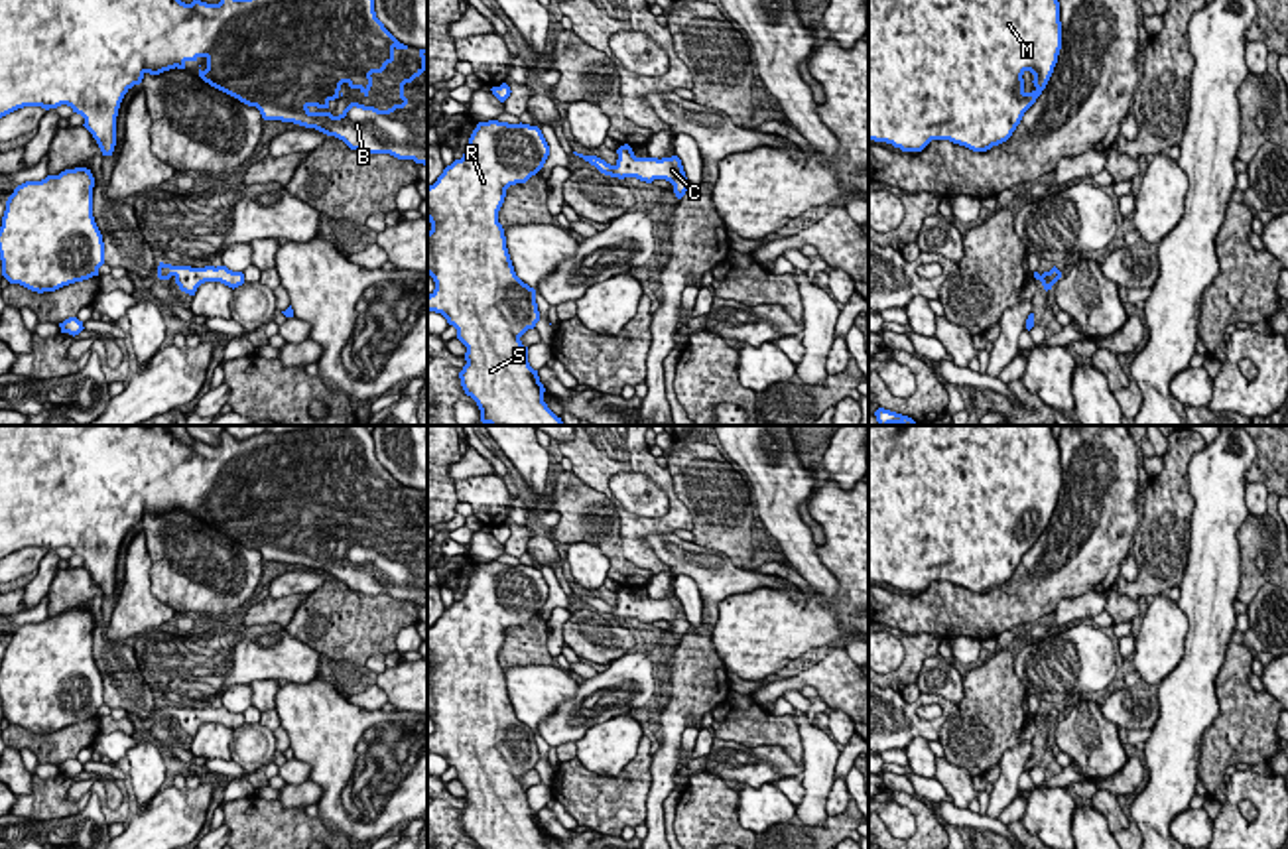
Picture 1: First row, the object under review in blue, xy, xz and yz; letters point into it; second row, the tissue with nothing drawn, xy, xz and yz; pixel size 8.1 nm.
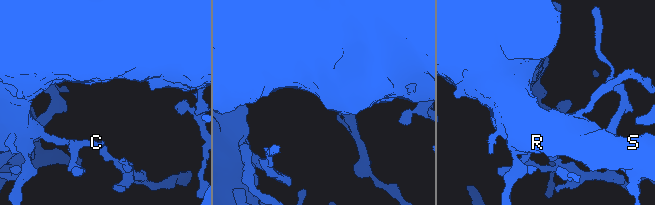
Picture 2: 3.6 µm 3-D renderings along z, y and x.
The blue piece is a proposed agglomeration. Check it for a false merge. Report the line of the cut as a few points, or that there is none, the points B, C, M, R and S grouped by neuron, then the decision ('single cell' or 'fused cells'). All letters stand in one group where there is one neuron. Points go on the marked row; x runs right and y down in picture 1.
cut none; groups B C M R S; single cell

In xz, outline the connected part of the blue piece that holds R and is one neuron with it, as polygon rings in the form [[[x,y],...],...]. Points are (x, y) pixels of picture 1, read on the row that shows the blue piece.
[[[498,120],[479,122],[465,154],[427,187],[427,274],[435,290],[427,295],[427,313],[441,313],[467,347],[461,386],[488,425],[565,425],[544,402],[544,384],[528,362],[520,337],[540,321],[536,290],[524,284],[512,266],[498,211],[506,189],[526,183],[549,156],[538,126]]]

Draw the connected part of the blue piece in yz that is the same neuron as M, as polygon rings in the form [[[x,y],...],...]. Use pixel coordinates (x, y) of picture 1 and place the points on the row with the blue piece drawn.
[[[869,0],[869,140],[886,142],[902,152],[922,152],[932,140],[949,140],[973,152],[1006,142],[1024,112],[1046,89],[1062,49],[1058,0]]]

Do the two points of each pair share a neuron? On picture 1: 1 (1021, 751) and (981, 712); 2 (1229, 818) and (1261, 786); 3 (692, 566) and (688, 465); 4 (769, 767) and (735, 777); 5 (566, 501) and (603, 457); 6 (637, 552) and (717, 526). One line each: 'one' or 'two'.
1: two
2: one
3: two
4: one
5: two
6: two

